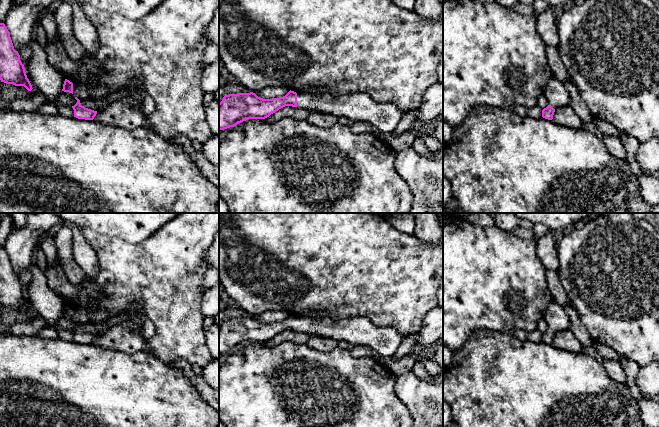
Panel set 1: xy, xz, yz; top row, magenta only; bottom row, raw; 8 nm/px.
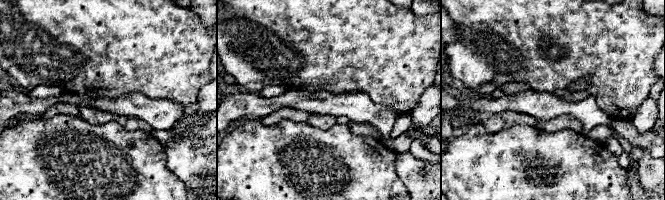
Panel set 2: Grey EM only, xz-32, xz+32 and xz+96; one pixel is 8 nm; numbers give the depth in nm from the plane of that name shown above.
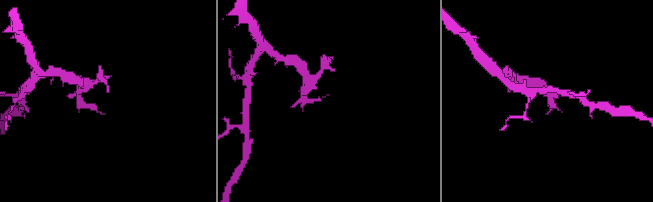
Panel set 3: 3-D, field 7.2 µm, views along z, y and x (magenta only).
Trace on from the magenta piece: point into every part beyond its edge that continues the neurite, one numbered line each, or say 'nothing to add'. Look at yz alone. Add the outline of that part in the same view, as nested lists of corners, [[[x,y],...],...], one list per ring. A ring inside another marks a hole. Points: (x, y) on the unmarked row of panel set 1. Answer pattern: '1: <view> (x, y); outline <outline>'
1: yz (557, 319); outline [[[554,300],[546,309],[544,319],[547,322],[548,329],[554,333],[570,328],[570,318],[565,312],[564,307]]]

